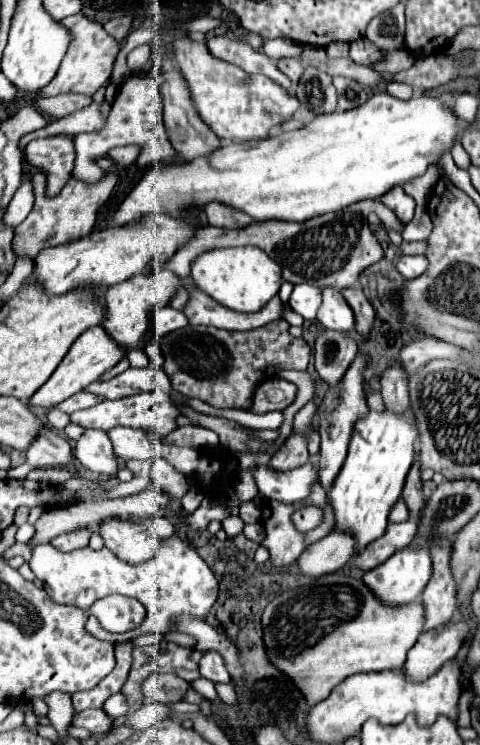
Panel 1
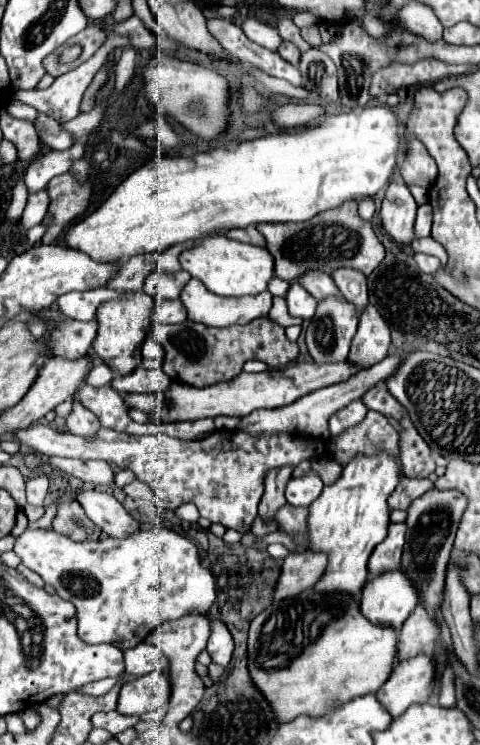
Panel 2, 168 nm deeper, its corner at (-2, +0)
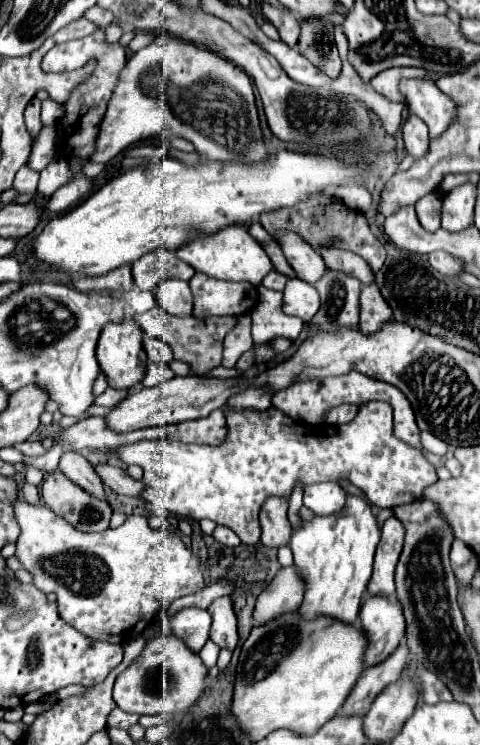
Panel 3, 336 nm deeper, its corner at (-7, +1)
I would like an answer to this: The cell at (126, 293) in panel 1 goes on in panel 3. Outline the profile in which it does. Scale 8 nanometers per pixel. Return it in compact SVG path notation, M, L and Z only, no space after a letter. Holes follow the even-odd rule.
M130 317L124 323L118 323L118 325L116 323L106 325L100 339L98 339L96 359L98 359L100 371L106 375L108 387L130 389L130 387L138 385L144 379L144 373L146 373L146 351L142 347L140 327Z

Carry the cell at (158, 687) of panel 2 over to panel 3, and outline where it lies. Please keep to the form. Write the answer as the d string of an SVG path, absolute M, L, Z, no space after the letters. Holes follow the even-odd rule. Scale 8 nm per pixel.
M158 635L146 641L140 657L114 683L114 701L120 709L138 715L170 715L192 707L206 689L208 667L176 635Z

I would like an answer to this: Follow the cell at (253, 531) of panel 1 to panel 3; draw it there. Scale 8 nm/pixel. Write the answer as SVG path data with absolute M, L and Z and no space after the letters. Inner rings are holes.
M354 495L348 497L344 511L328 517L316 515L312 521L304 521L300 529L292 531L290 549L294 553L294 567L306 581L300 613L304 613L304 617L338 617L338 621L354 625L372 575L378 541L380 527L374 511L366 501Z

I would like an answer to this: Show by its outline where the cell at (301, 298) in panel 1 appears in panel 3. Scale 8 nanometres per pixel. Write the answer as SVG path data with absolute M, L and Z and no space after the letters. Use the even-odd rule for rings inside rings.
M298 277L288 279L284 287L284 313L300 317L304 323L310 323L320 309L320 297L314 285L300 281Z

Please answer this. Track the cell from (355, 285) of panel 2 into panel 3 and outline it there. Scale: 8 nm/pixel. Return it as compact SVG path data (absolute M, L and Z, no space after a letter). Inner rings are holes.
M328 247L328 249L320 249L320 255L330 269L340 269L340 271L360 279L364 285L374 281L372 269L366 265L366 261L360 255L356 255L352 251L342 251L338 247Z

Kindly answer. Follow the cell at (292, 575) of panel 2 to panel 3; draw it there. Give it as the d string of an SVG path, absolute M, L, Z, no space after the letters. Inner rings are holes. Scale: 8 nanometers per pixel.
M284 567L272 579L272 583L260 593L254 607L254 623L266 625L272 617L280 617L280 613L290 613L298 609L304 597L304 581L296 573L294 567Z

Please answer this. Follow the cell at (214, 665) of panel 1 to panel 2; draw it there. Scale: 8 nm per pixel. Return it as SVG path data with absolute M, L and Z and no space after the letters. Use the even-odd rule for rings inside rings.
M211 622L211 638L207 642L207 652L211 660L223 668L231 662L233 638L223 622Z

